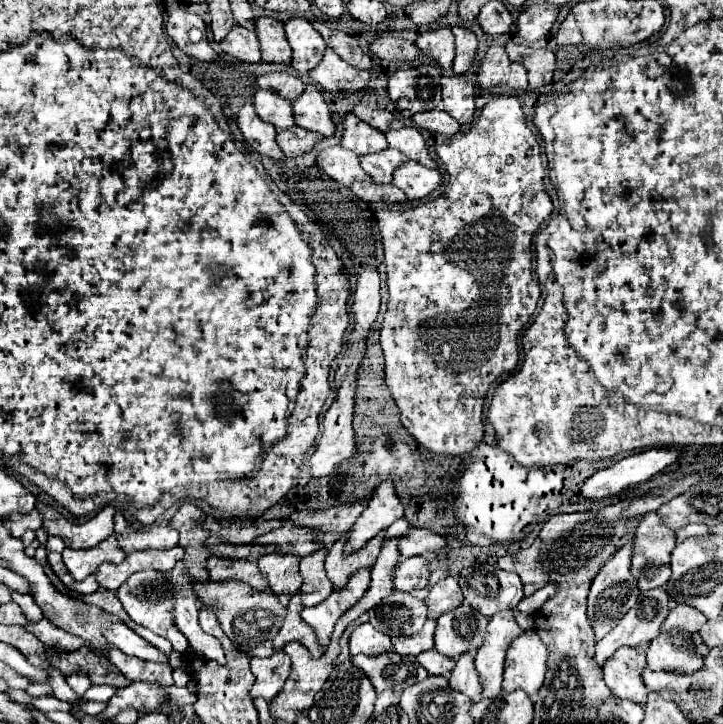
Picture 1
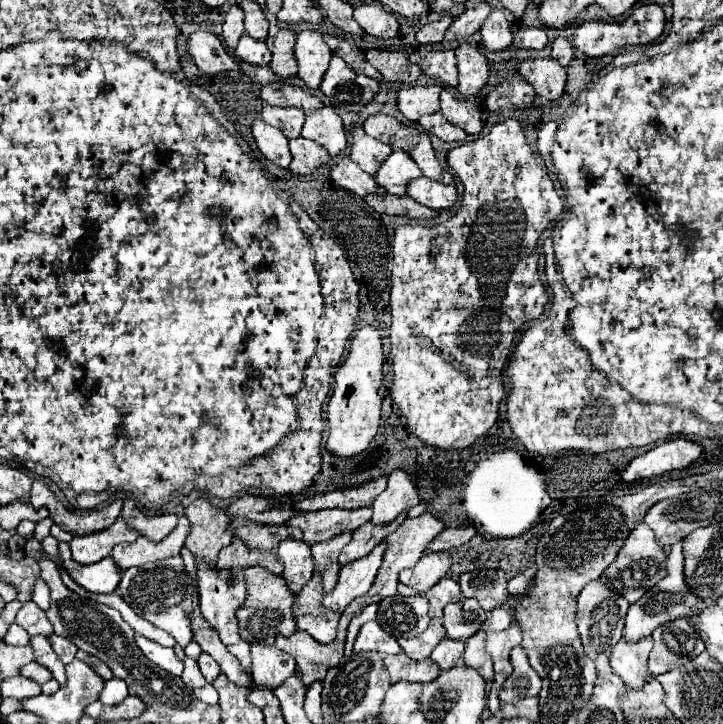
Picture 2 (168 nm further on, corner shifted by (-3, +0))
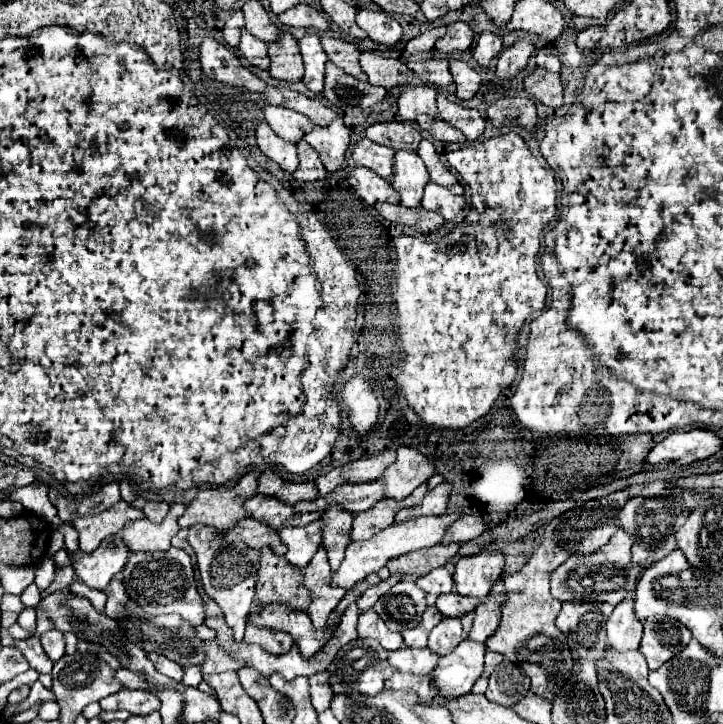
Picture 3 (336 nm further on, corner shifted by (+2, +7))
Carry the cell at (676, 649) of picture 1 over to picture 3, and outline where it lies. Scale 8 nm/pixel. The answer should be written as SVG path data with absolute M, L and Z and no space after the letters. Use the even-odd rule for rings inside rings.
M651 616L643 624L645 630L643 630L643 640L639 650L643 650L649 670L657 670L661 664L665 664L675 654L679 654L691 640L689 628L685 628L679 622L669 626L669 622L661 624L657 616Z

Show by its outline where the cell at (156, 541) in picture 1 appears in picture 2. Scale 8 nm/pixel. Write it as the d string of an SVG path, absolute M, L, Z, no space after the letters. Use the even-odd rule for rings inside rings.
M126 499L124 501L122 517L140 535L144 535L144 537L148 537L152 541L164 539L176 527L176 523L178 523L178 517L176 515L154 515L154 517L144 515L142 511L138 511L138 507L136 507L136 503L132 499Z

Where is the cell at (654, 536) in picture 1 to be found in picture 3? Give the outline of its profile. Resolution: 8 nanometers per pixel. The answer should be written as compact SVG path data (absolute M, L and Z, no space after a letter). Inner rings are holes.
M617 530L615 536L595 554L591 556L571 556L561 568L557 568L553 572L553 580L551 580L551 594L561 600L579 600L579 602L609 602L609 604L619 604L627 598L627 592L631 592L631 588L635 588L635 584L639 582L641 574L645 572L643 568L639 568L639 564L631 562L631 548L635 546L635 538L631 536L631 532L627 530Z

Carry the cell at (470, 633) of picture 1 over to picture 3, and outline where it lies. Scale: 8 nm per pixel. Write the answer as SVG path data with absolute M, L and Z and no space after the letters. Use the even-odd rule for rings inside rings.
M449 592L449 594L441 594L437 598L437 610L445 616L445 618L461 618L467 612L475 610L479 606L479 598L471 598L471 596L461 596L457 592Z

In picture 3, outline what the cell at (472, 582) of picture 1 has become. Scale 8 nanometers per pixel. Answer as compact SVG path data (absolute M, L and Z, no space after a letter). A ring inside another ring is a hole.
M479 552L475 556L459 558L455 564L455 588L463 596L475 596L483 600L489 596L495 580L503 574L503 554L501 552Z

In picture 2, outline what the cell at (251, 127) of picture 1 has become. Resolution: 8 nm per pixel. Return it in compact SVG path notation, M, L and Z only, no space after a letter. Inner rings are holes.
M256 119L254 125L252 125L252 135L256 139L256 145L258 145L260 153L268 161L276 163L282 169L290 167L292 153L288 149L288 141L286 141L286 137L284 137L282 131L278 131L276 127L264 123L262 119Z

